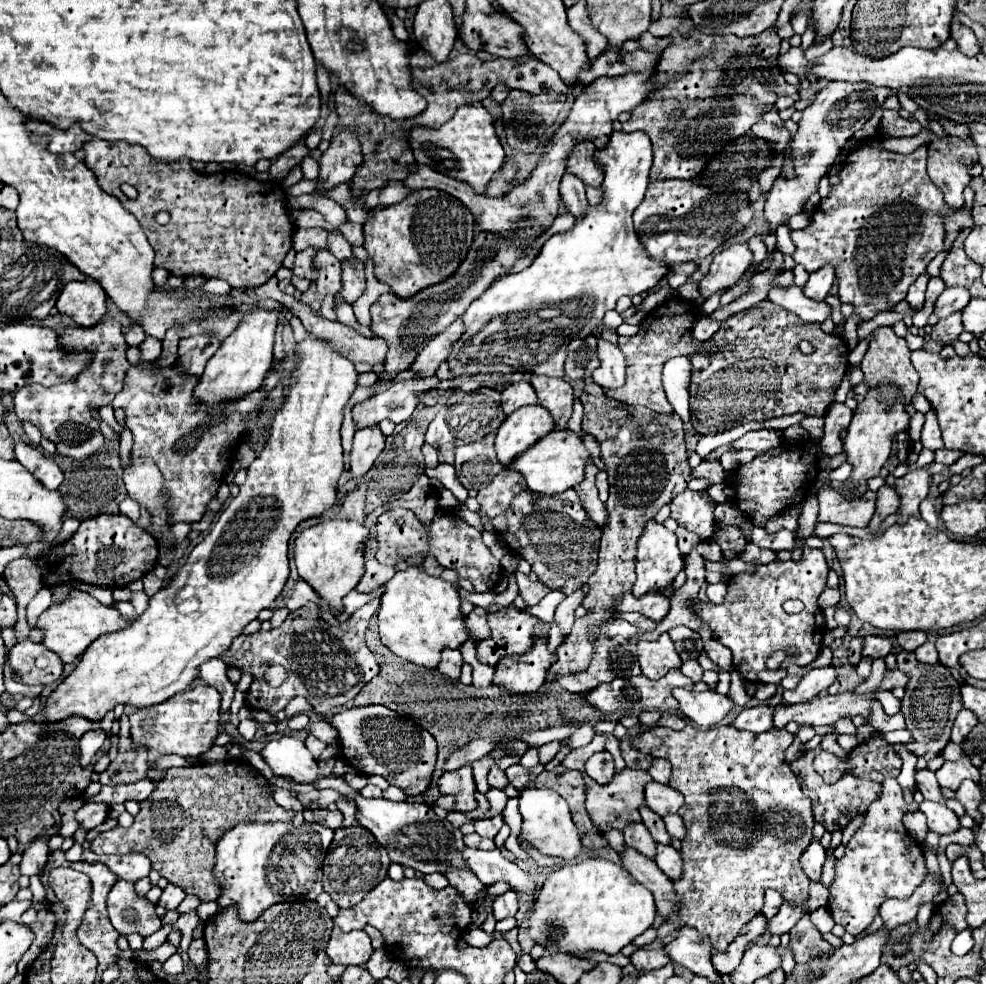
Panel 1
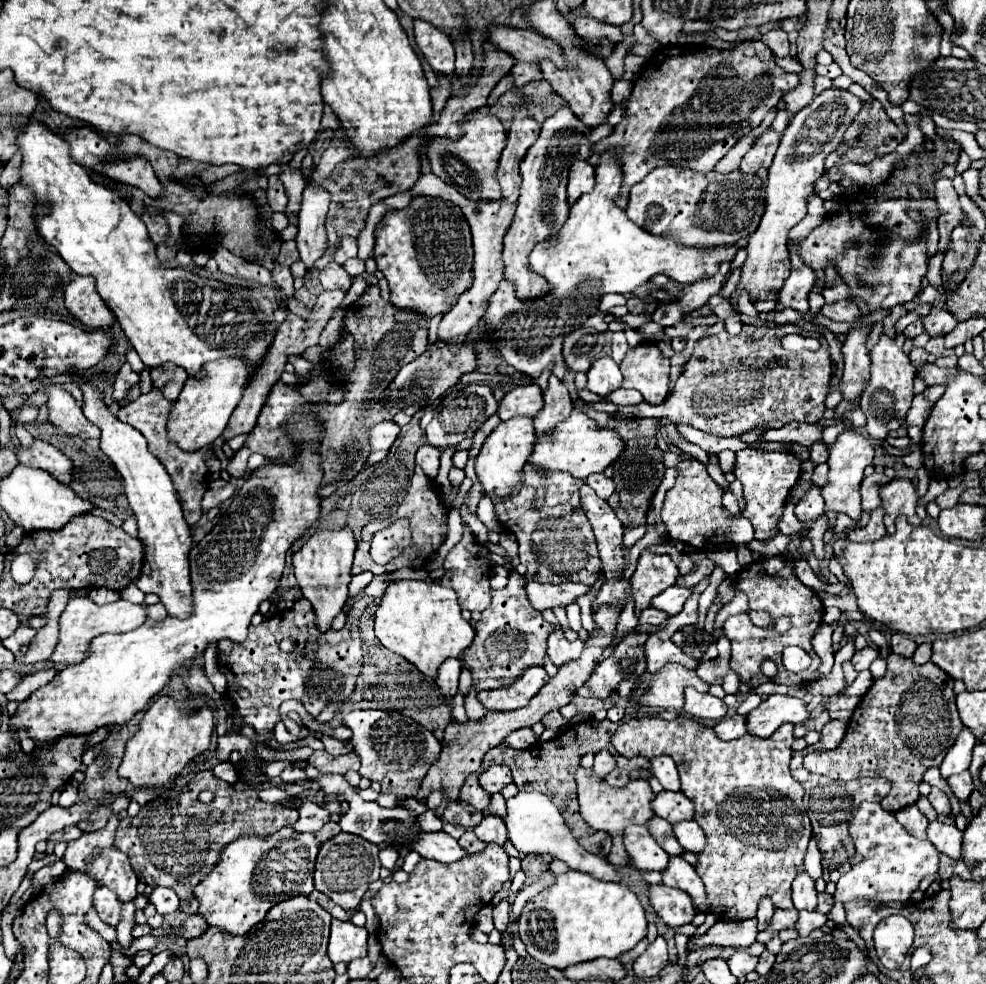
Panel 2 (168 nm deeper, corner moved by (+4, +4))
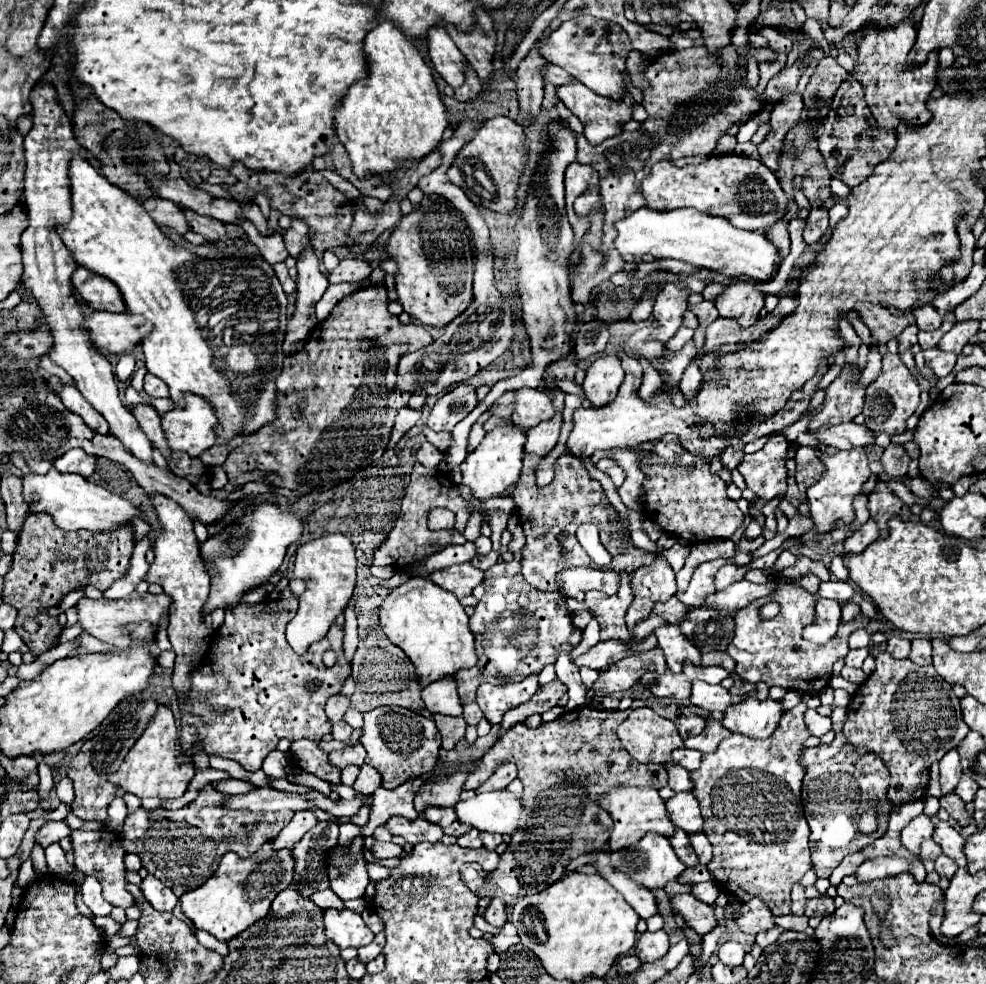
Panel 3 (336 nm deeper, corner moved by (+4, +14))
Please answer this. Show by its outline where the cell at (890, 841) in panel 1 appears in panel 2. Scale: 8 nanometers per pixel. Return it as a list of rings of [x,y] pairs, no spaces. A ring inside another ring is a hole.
[[[862,802],[850,822],[850,836],[856,844],[856,854],[864,860],[842,874],[836,884],[834,900],[842,904],[854,898],[870,898],[878,902],[908,902],[924,876],[938,872],[938,850],[928,840],[916,840],[902,824],[896,822],[892,812],[886,812],[878,802]]]

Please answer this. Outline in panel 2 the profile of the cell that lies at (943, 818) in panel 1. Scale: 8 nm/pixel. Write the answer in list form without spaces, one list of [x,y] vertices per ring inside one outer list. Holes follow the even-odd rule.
[[[930,822],[928,826],[928,840],[938,848],[938,852],[960,860],[962,858],[962,830],[958,830],[954,824],[946,824],[946,822]]]

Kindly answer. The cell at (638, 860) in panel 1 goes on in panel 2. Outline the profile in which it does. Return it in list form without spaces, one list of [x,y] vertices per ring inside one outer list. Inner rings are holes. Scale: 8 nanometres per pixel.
[[[664,884],[650,886],[650,904],[654,906],[656,914],[672,928],[690,924],[696,916],[696,908],[690,896]]]

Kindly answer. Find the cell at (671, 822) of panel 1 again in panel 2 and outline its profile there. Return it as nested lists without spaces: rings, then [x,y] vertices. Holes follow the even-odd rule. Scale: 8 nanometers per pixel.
[[[696,820],[674,824],[674,834],[676,834],[678,842],[680,842],[688,852],[698,854],[698,852],[704,850],[706,836],[704,836],[704,832],[702,832],[702,828],[698,826]]]

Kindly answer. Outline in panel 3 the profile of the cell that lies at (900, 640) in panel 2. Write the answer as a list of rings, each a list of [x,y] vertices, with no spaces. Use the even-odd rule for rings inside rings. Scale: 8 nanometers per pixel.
[[[892,636],[888,640],[888,648],[890,654],[894,654],[896,658],[908,658],[910,656],[910,640],[900,638],[900,636]]]

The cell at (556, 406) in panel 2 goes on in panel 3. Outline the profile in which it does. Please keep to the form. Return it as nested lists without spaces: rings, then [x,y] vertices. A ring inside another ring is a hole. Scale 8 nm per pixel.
[[[556,390],[554,398],[552,398],[552,404],[554,404],[554,410],[556,410],[554,418],[550,418],[546,422],[540,422],[540,424],[532,426],[530,430],[526,430],[526,444],[524,444],[526,452],[546,456],[556,446],[558,436],[560,436],[560,428],[562,428],[564,396],[566,396],[566,392]]]

